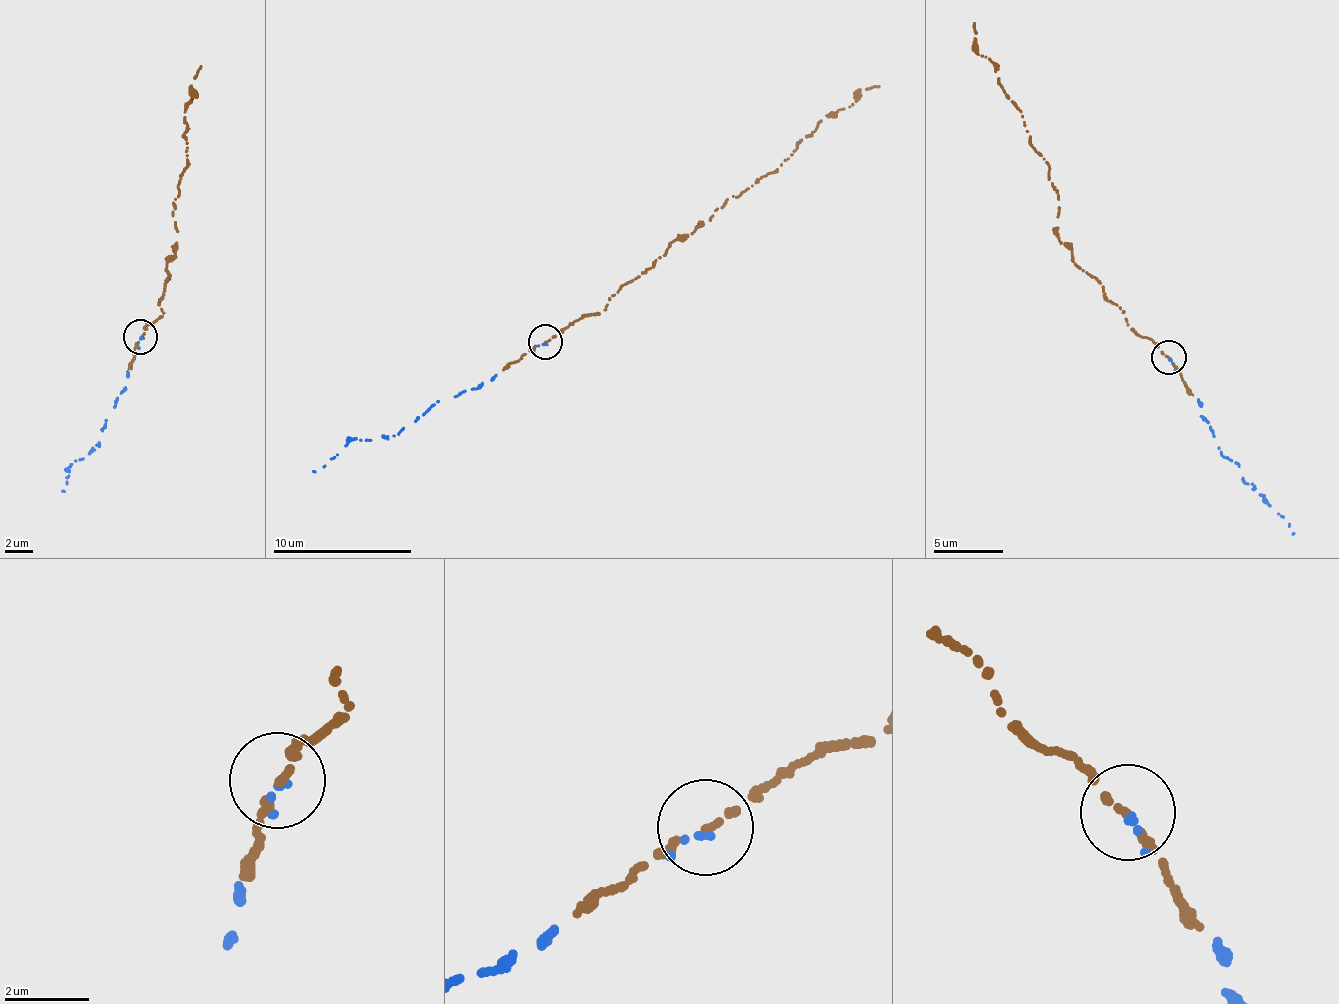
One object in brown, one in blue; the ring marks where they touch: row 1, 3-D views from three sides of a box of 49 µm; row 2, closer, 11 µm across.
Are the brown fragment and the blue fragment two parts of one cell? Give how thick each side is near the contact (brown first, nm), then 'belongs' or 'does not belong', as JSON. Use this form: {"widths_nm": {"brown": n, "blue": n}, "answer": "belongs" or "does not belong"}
{"widths_nm": {"brown": 140, "blue": 150}, "answer": "belongs"}

